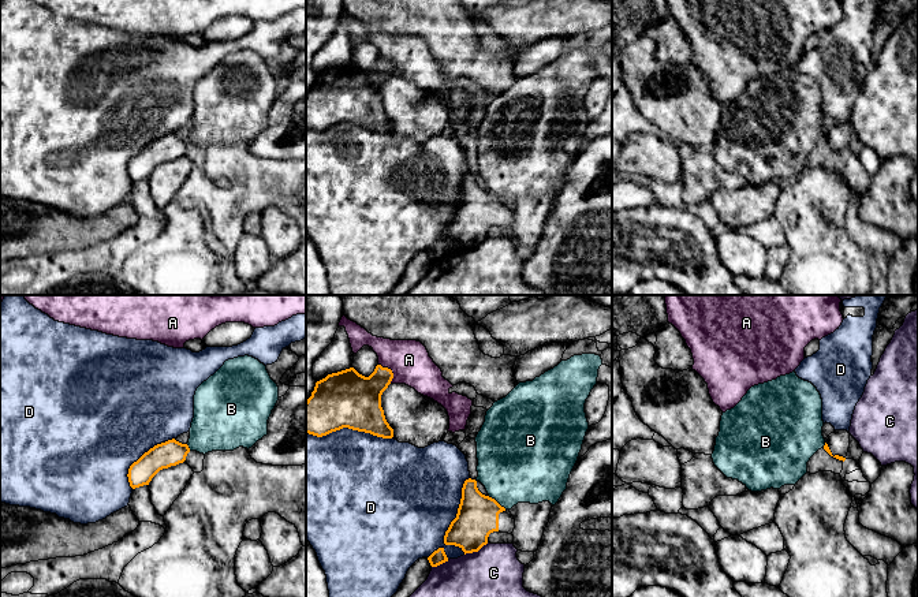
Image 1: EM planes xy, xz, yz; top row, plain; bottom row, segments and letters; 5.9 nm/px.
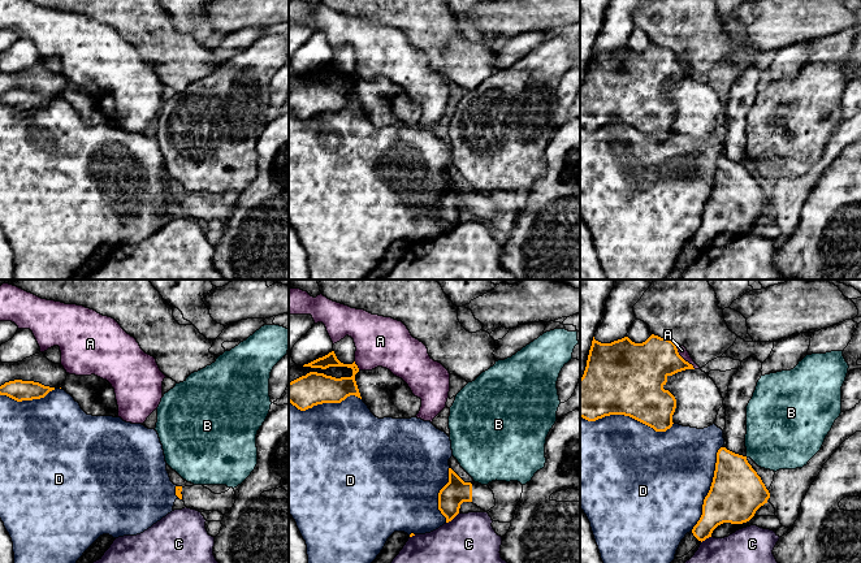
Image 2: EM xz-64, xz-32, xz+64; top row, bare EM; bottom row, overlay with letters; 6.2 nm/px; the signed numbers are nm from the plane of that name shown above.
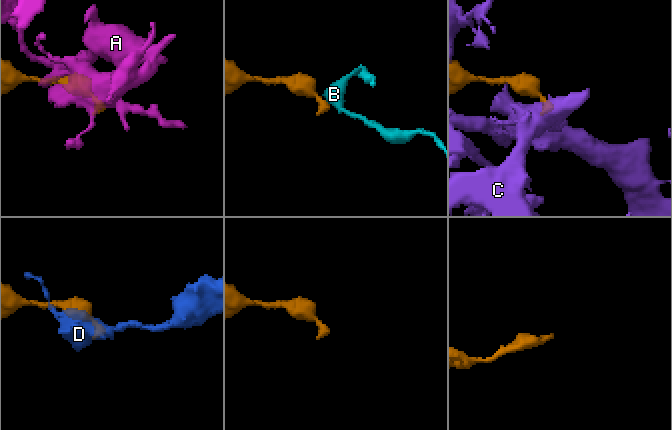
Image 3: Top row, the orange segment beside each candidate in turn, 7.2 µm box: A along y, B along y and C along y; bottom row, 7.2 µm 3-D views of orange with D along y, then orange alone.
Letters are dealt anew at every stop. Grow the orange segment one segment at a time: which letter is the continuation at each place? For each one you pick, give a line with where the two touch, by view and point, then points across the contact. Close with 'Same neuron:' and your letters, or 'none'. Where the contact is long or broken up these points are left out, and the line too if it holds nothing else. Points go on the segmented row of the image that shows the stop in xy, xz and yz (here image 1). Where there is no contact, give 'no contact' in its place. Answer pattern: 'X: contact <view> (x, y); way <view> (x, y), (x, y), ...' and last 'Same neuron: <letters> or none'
Same neuron: none

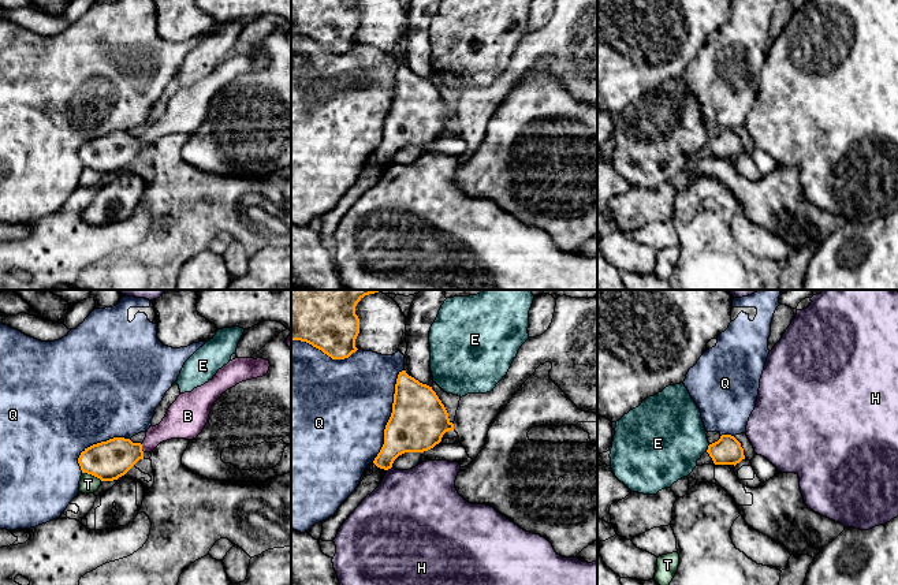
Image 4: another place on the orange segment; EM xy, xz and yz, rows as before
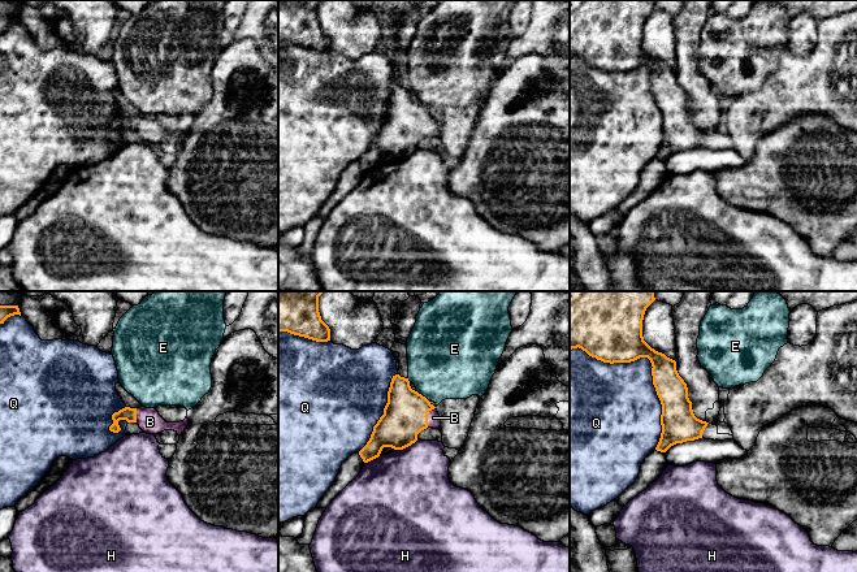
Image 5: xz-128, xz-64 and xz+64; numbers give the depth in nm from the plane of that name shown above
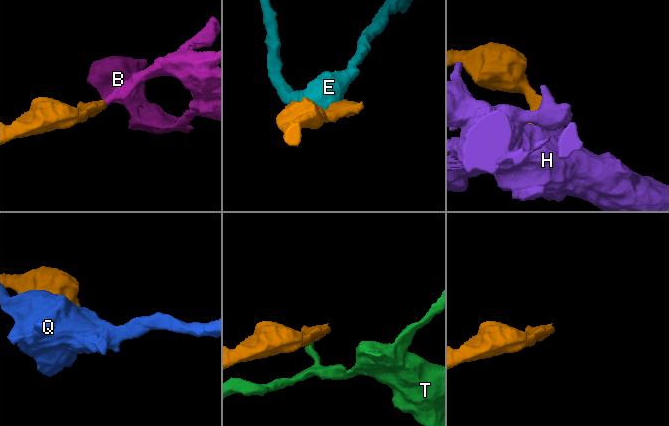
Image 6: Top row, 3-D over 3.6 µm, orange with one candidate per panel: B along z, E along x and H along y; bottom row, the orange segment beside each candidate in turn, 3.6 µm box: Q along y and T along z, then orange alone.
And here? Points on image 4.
B: contact xy (141, 449); way xy (108, 461), (119, 454), (141, 449), (175, 424)
Same neuron: B

